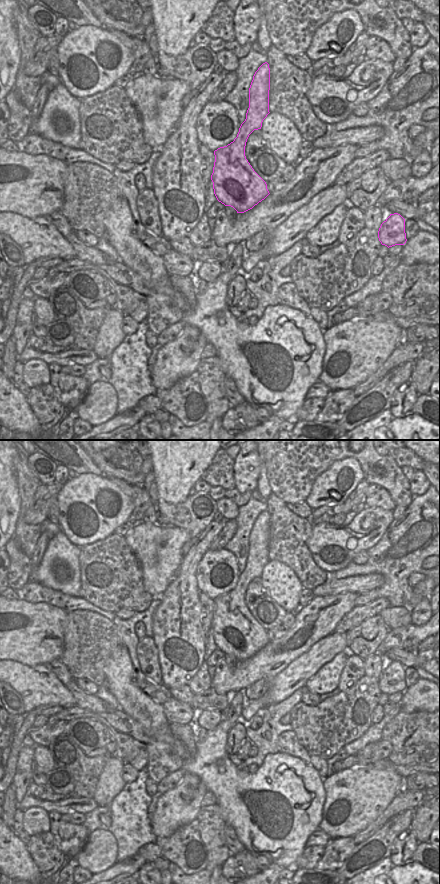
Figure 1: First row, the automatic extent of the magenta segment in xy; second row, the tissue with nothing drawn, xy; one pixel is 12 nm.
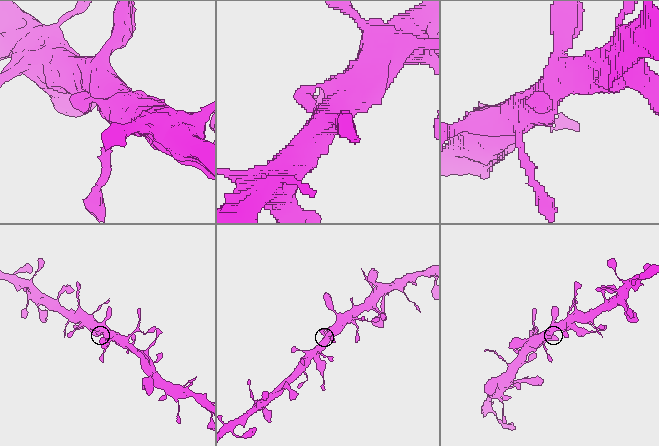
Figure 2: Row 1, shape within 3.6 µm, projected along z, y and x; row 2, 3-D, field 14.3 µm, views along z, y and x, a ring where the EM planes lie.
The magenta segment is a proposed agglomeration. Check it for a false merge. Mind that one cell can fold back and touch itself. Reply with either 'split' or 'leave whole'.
leave whole

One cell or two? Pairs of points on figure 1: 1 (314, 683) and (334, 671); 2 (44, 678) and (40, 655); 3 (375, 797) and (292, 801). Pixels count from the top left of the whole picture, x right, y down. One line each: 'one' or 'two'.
1: one
2: two
3: two

